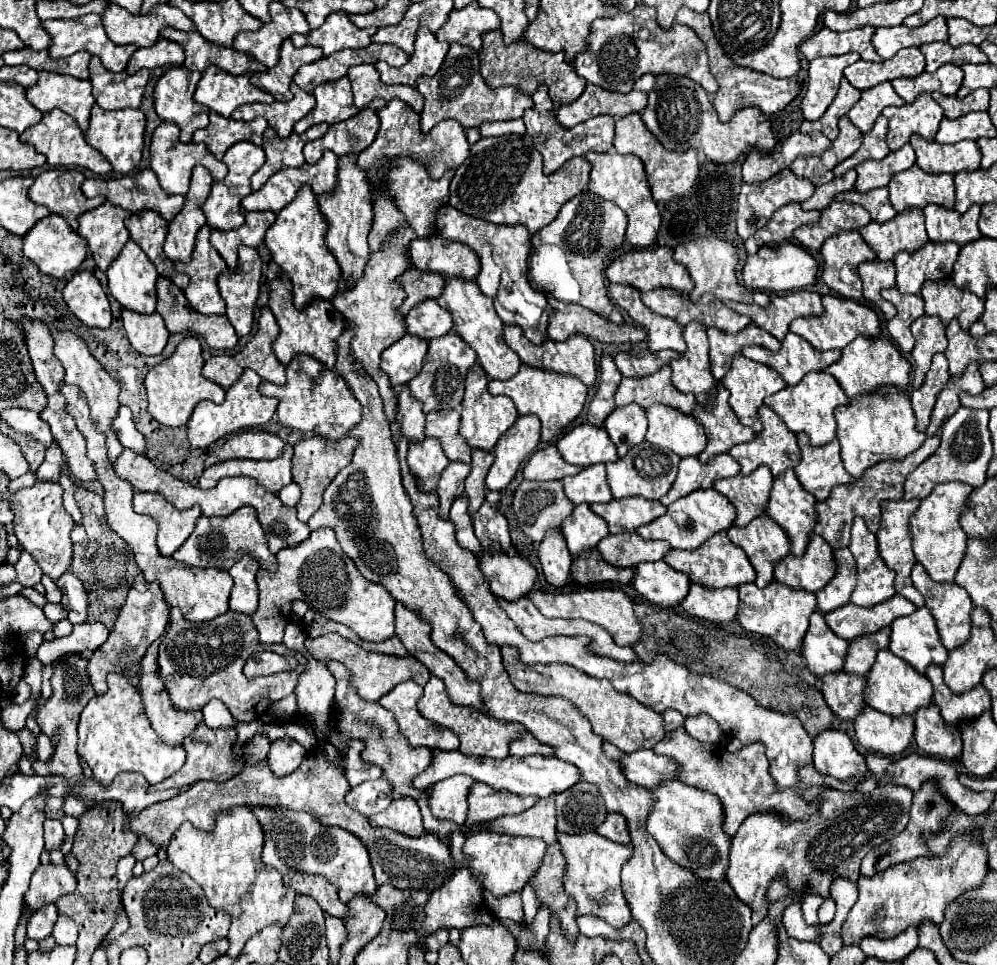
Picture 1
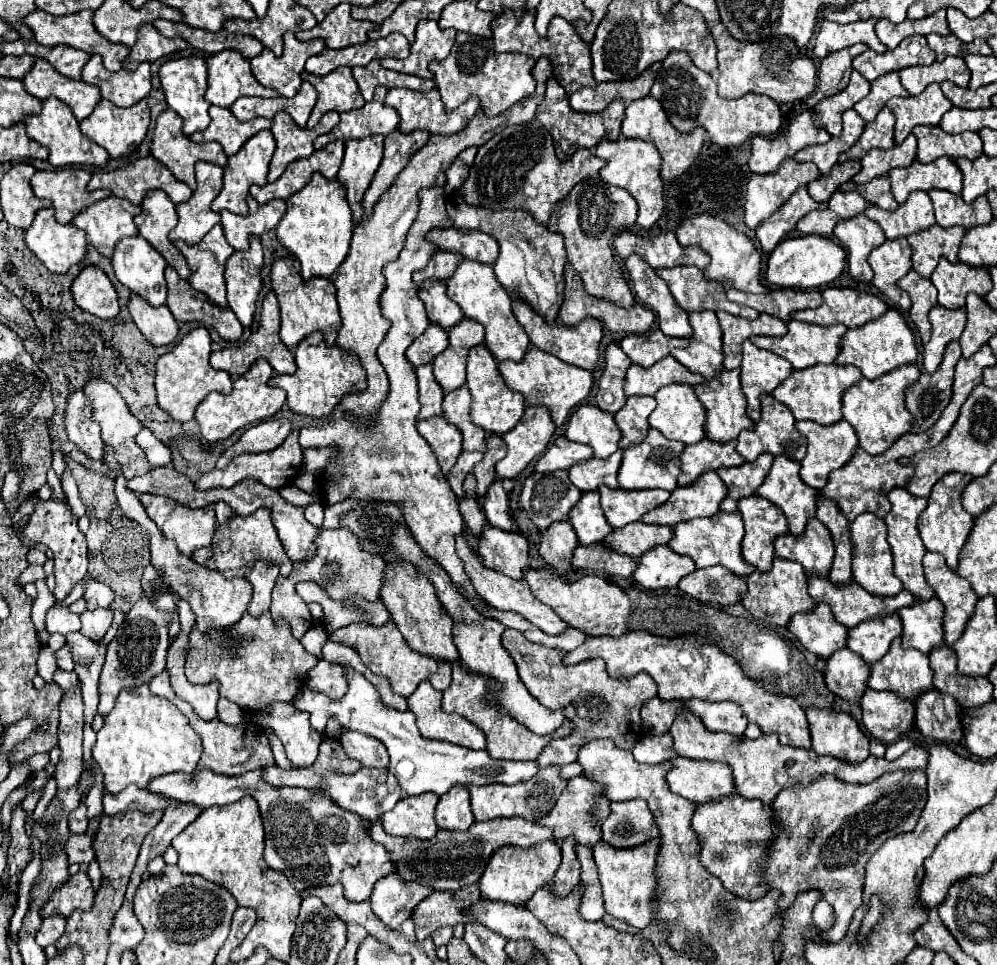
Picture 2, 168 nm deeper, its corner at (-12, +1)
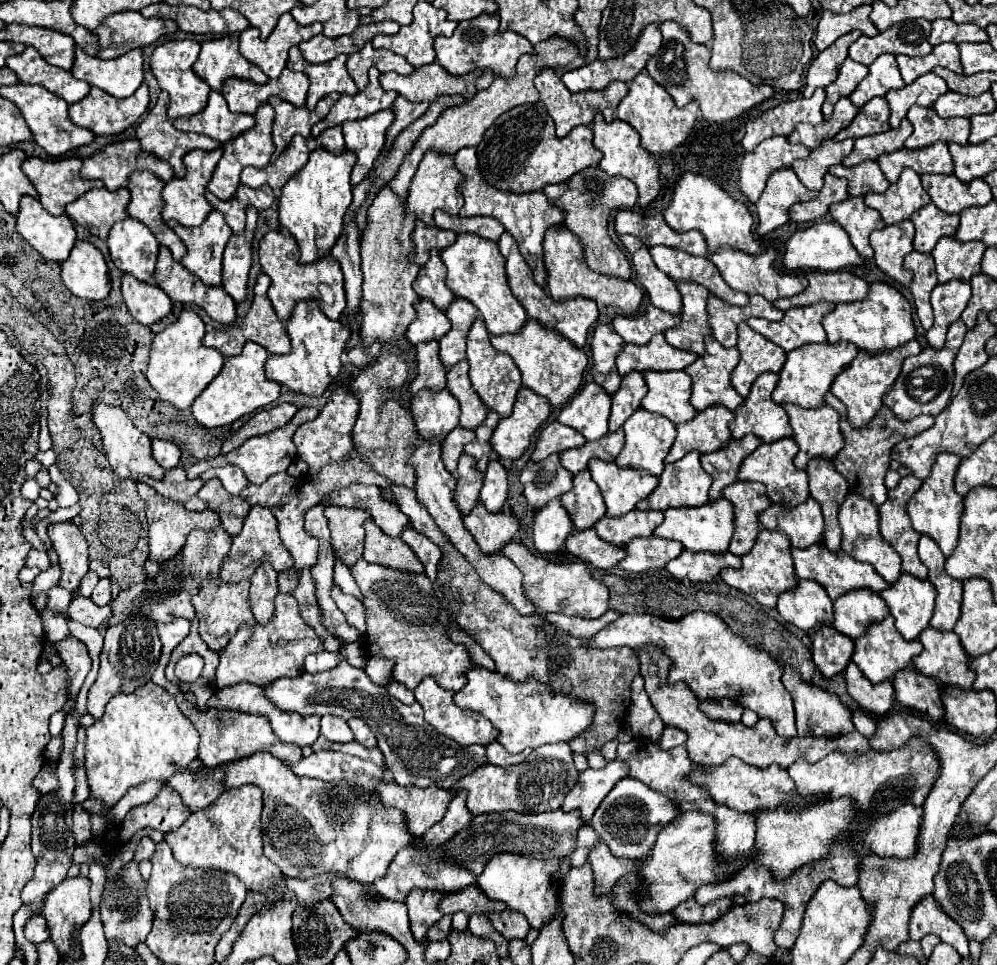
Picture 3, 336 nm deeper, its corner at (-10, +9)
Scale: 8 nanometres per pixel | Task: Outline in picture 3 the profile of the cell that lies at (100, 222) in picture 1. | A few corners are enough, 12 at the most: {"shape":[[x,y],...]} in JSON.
{"shape":[[91,189],[65,207],[99,239],[123,221],[129,191]]}

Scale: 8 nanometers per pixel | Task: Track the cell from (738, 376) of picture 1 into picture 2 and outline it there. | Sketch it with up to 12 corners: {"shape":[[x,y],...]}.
{"shape":[[743,343],[741,389],[747,415],[759,423],[761,395],[793,367],[783,357]]}

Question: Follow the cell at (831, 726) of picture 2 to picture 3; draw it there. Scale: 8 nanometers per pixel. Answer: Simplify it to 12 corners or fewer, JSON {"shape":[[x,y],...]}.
{"shape":[[783,669],[801,737],[843,735],[855,727],[837,695]]}

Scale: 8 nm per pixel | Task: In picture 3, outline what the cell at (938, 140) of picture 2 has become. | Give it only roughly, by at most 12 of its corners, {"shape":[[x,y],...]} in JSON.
{"shape":[[913,105],[907,149],[935,141],[965,145],[971,127],[965,117],[943,119],[931,107]]}

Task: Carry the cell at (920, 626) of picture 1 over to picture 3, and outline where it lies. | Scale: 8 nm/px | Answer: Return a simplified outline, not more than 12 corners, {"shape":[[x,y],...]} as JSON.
{"shape":[[909,573],[881,591],[895,627],[913,641],[929,625],[935,587]]}

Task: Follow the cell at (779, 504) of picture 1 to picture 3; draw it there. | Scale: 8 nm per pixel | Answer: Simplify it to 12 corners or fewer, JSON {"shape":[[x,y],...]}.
{"shape":[[791,437],[743,459],[737,479],[759,481],[773,503],[809,497],[807,471],[793,465]]}

